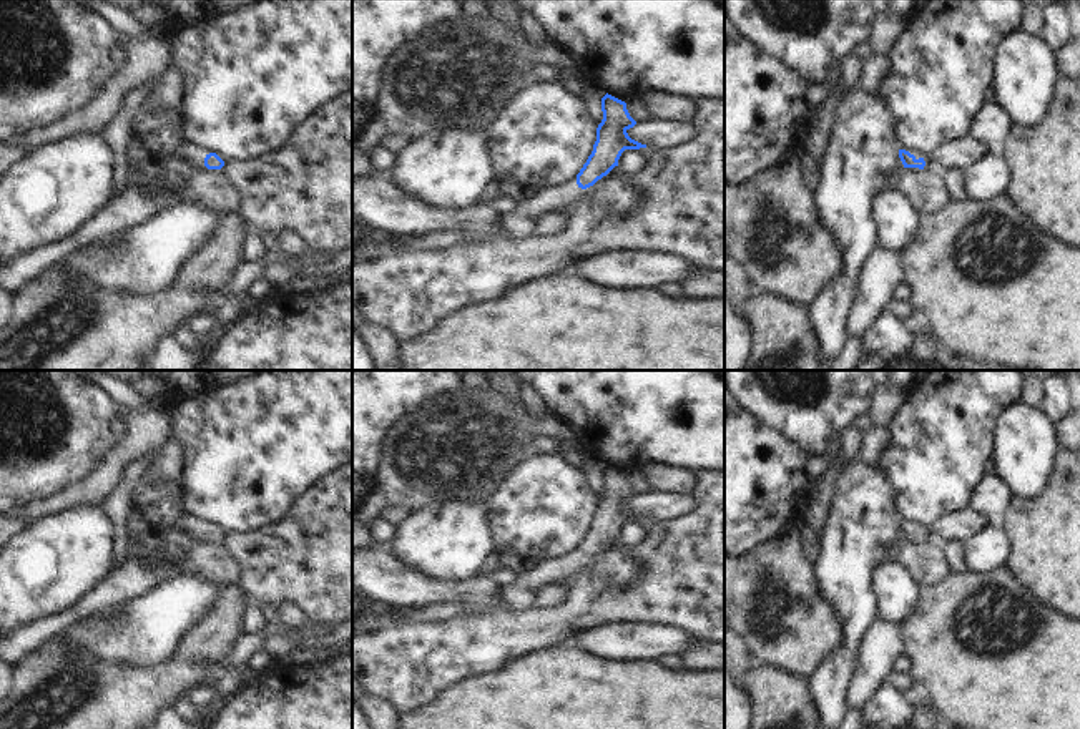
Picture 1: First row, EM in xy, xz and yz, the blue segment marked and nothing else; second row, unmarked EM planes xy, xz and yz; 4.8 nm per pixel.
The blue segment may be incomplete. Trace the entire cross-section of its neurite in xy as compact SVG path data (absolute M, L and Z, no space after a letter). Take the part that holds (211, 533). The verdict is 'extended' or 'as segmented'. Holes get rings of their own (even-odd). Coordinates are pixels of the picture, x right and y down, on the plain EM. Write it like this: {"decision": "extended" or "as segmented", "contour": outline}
{"decision": "extended", "contour": "M184 515L176 520L174 528L199 545L223 545L224 531L203 518Z"}

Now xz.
{"decision": "extended", "contour": "M605 467L601 470L603 492L596 500L593 523L580 545L560 556L547 558L533 568L522 571L510 585L500 588L497 594L498 613L522 613L533 606L535 594L545 585L568 583L582 573L590 560L606 548L625 521L646 520L628 508L628 501L636 497L626 482L626 475Z"}

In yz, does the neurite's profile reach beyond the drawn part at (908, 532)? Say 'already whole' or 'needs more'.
needs more

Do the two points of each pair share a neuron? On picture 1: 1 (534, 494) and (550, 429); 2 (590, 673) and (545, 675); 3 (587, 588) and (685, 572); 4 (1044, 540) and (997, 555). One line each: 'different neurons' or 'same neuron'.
1: different neurons
2: same neuron
3: same neuron
4: different neurons

